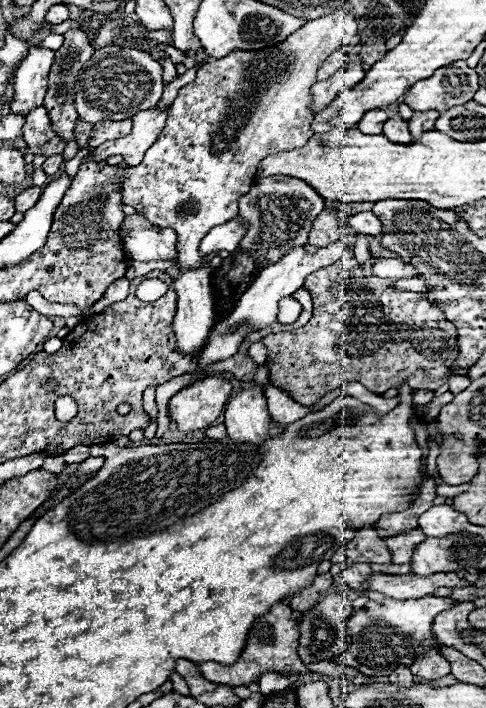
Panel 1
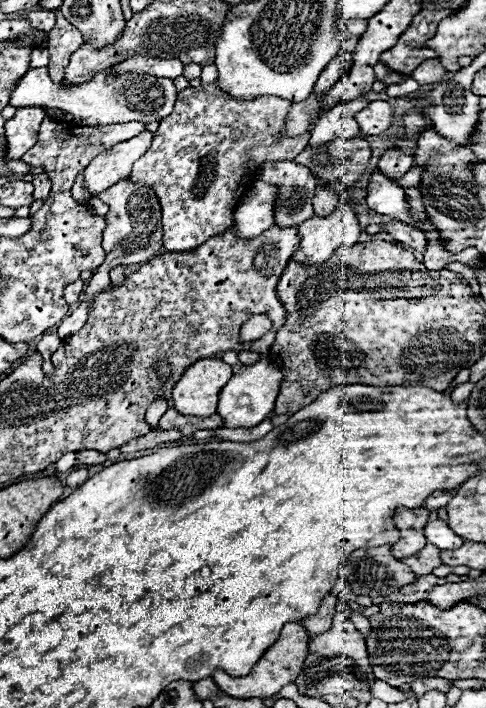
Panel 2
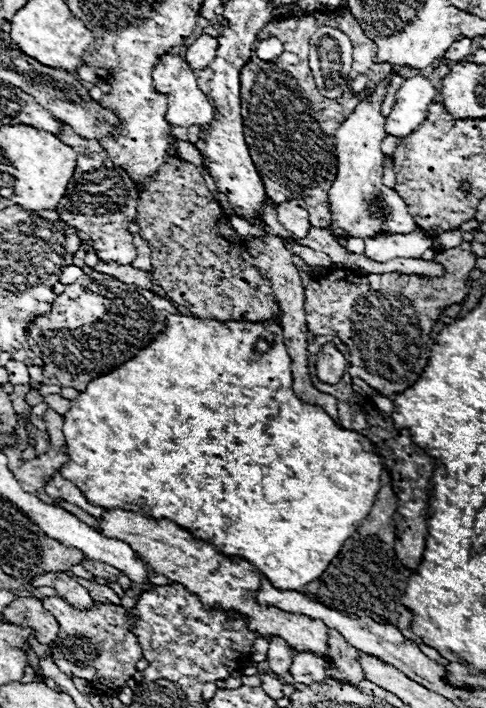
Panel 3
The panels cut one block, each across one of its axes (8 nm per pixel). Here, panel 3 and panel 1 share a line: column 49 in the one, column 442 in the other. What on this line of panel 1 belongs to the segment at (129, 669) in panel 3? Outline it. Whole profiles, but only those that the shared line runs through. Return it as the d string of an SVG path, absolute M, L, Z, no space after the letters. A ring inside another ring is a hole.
M424 596L424 598L410 598L410 600L394 600L386 598L382 604L368 602L364 608L356 610L352 618L348 618L350 628L350 648L340 656L340 662L360 670L366 676L388 676L396 668L396 664L410 666L414 656L424 648L412 646L434 646L438 644L432 636L432 620L436 614L448 610L454 604L452 598L438 598L438 596Z

